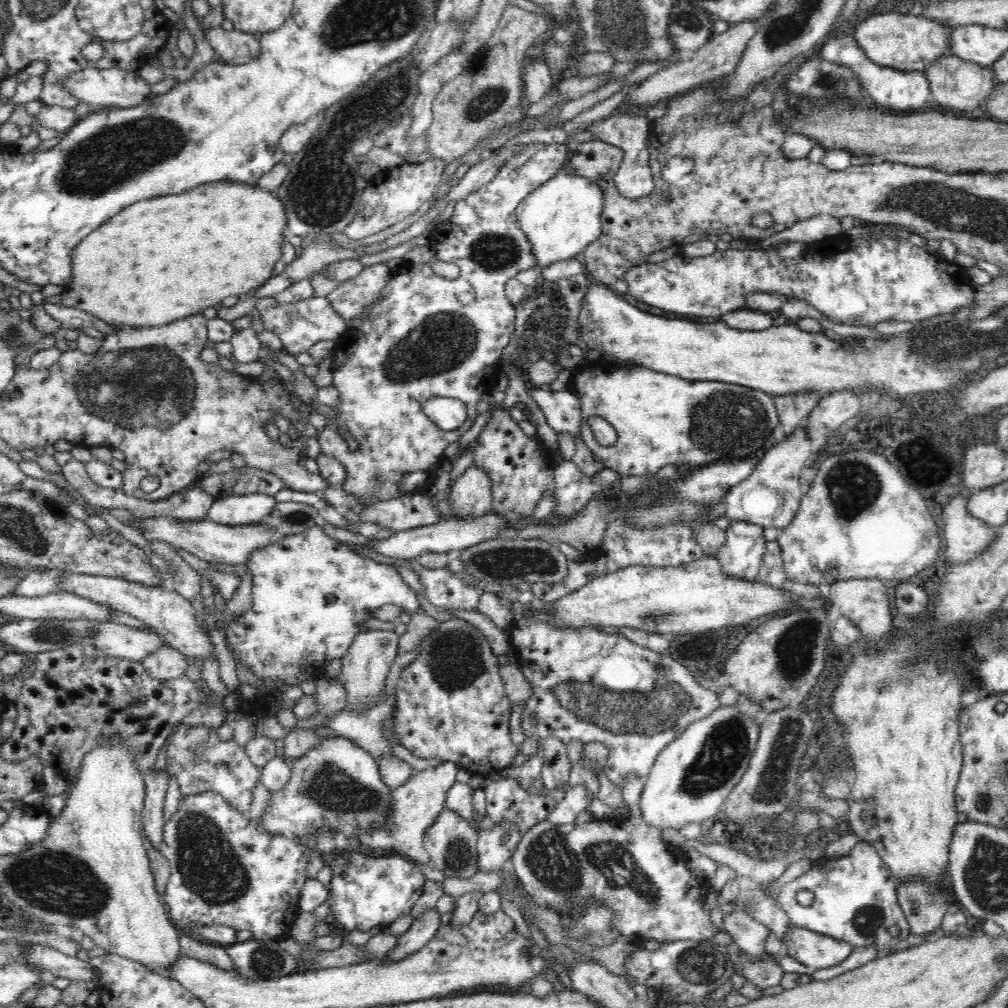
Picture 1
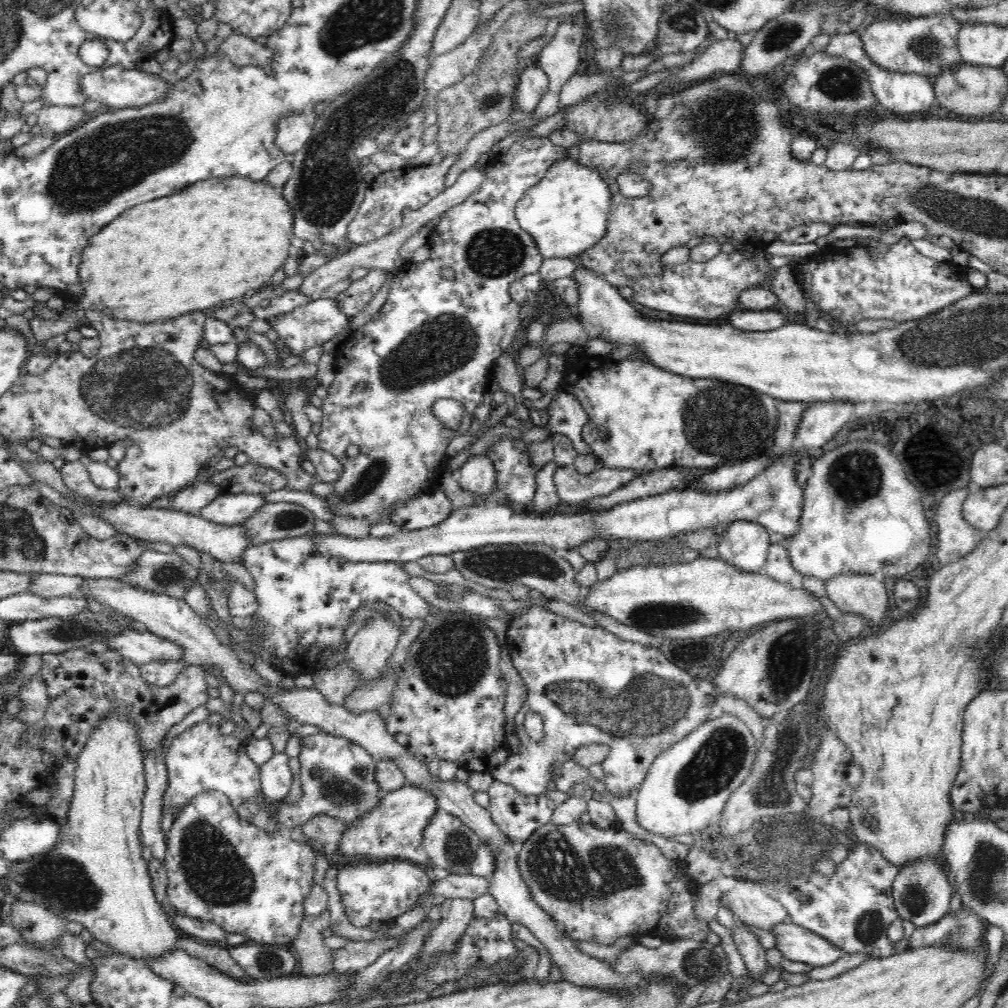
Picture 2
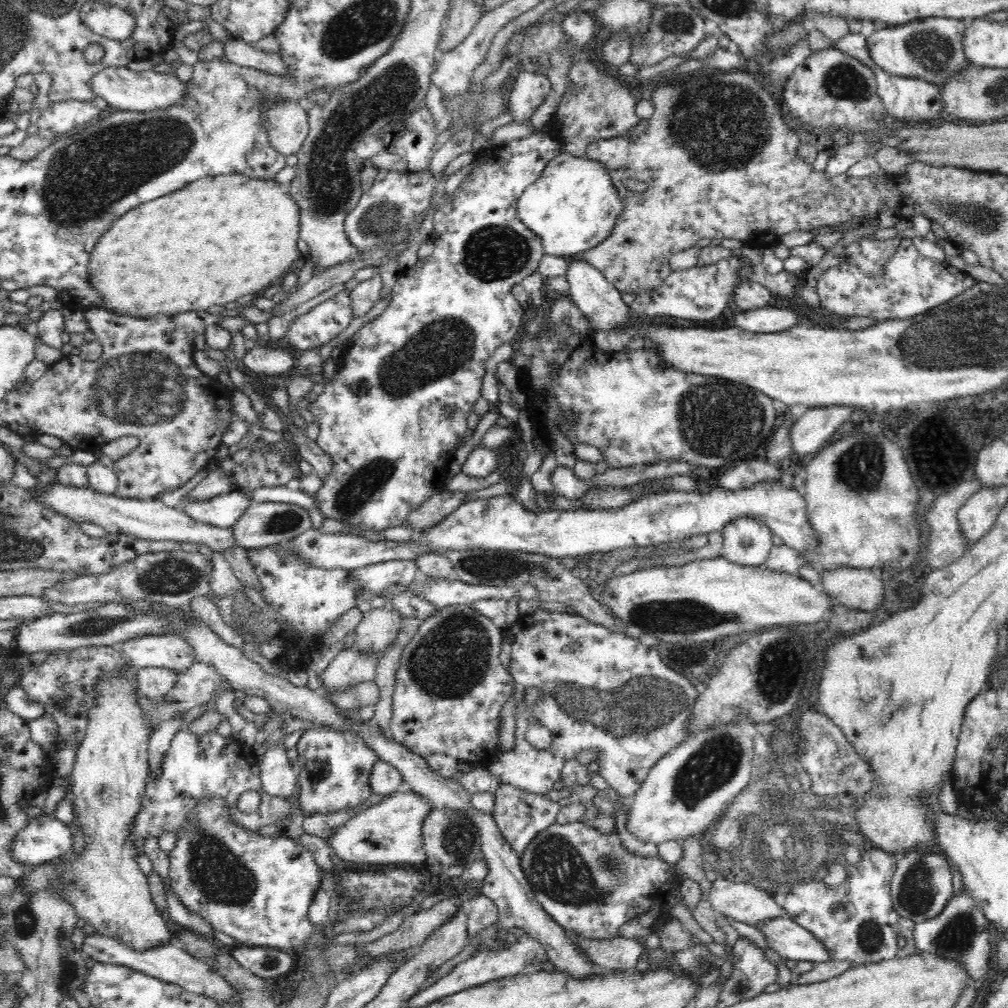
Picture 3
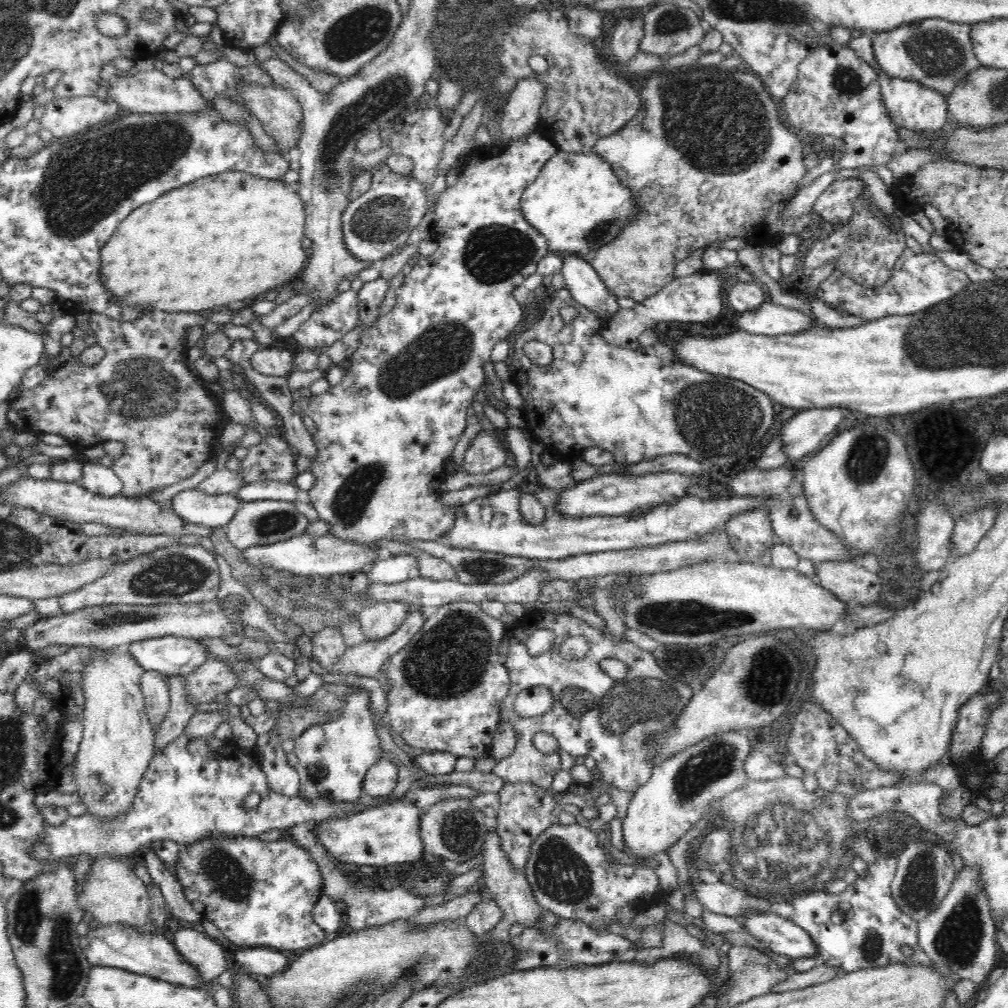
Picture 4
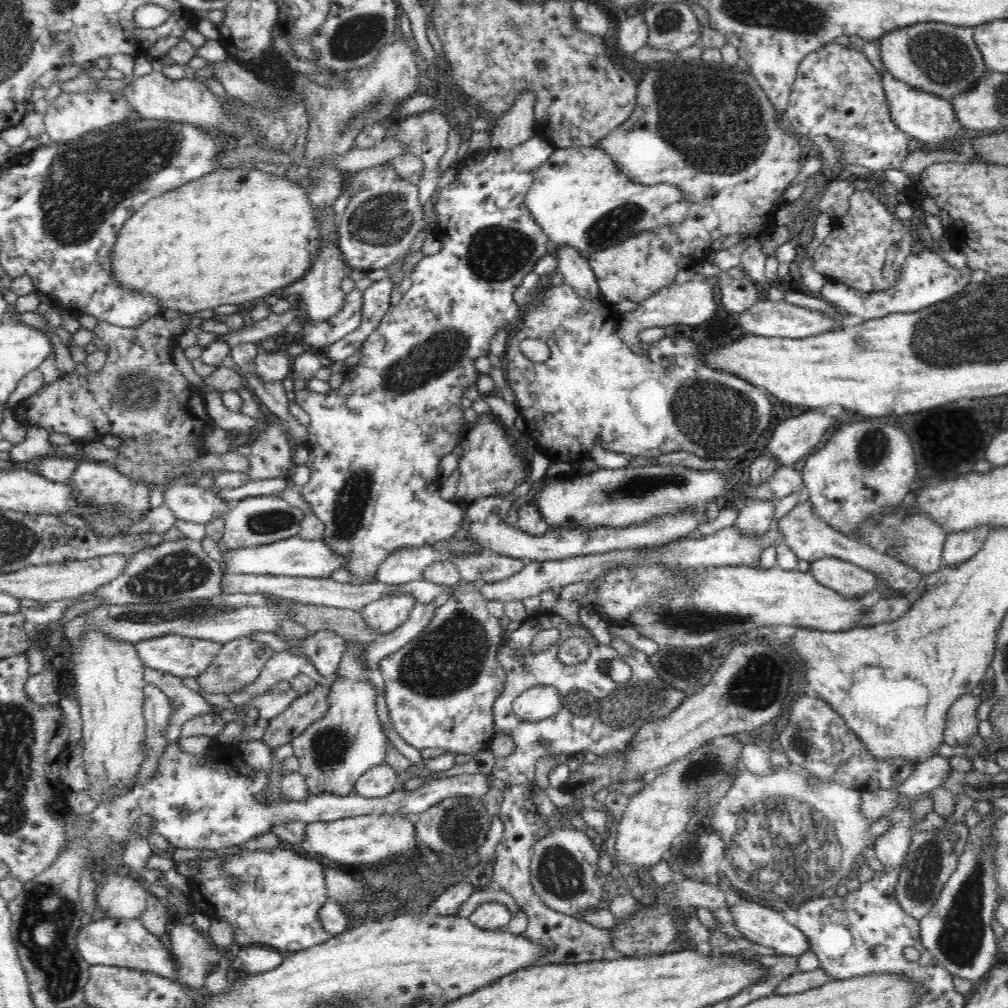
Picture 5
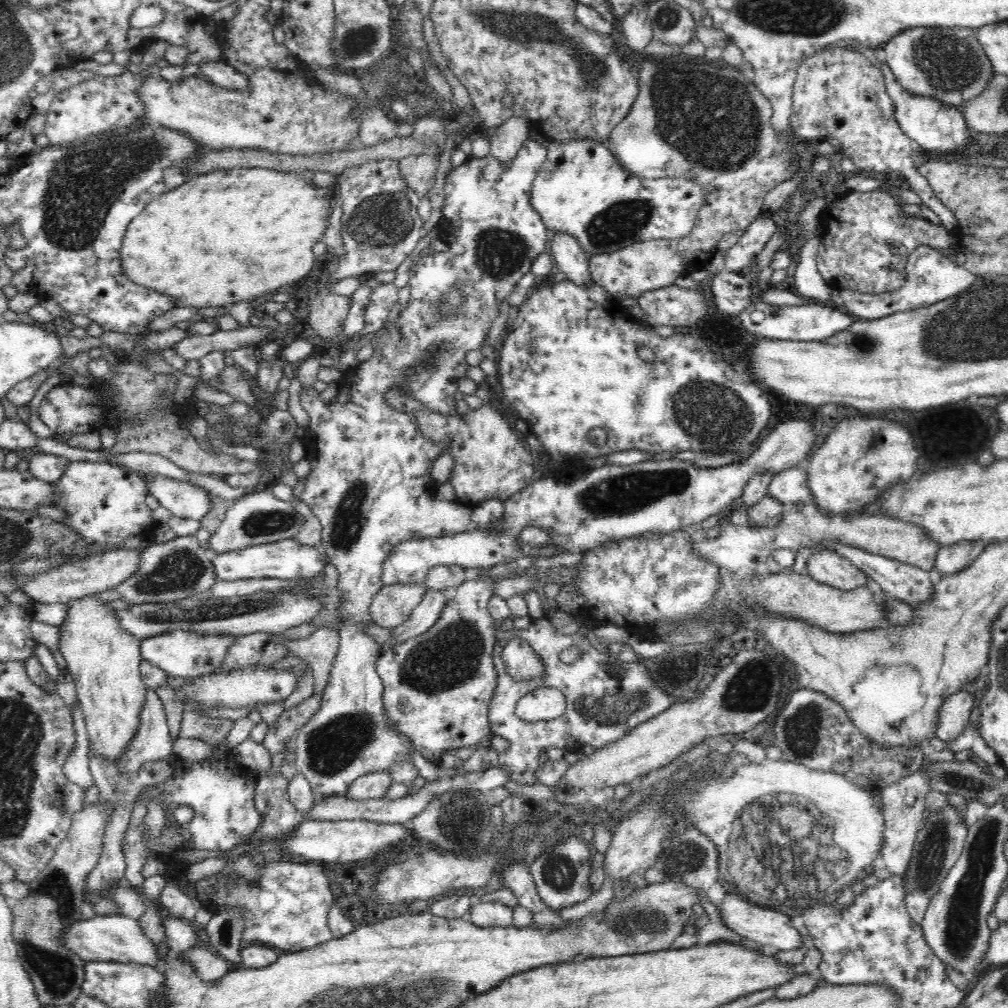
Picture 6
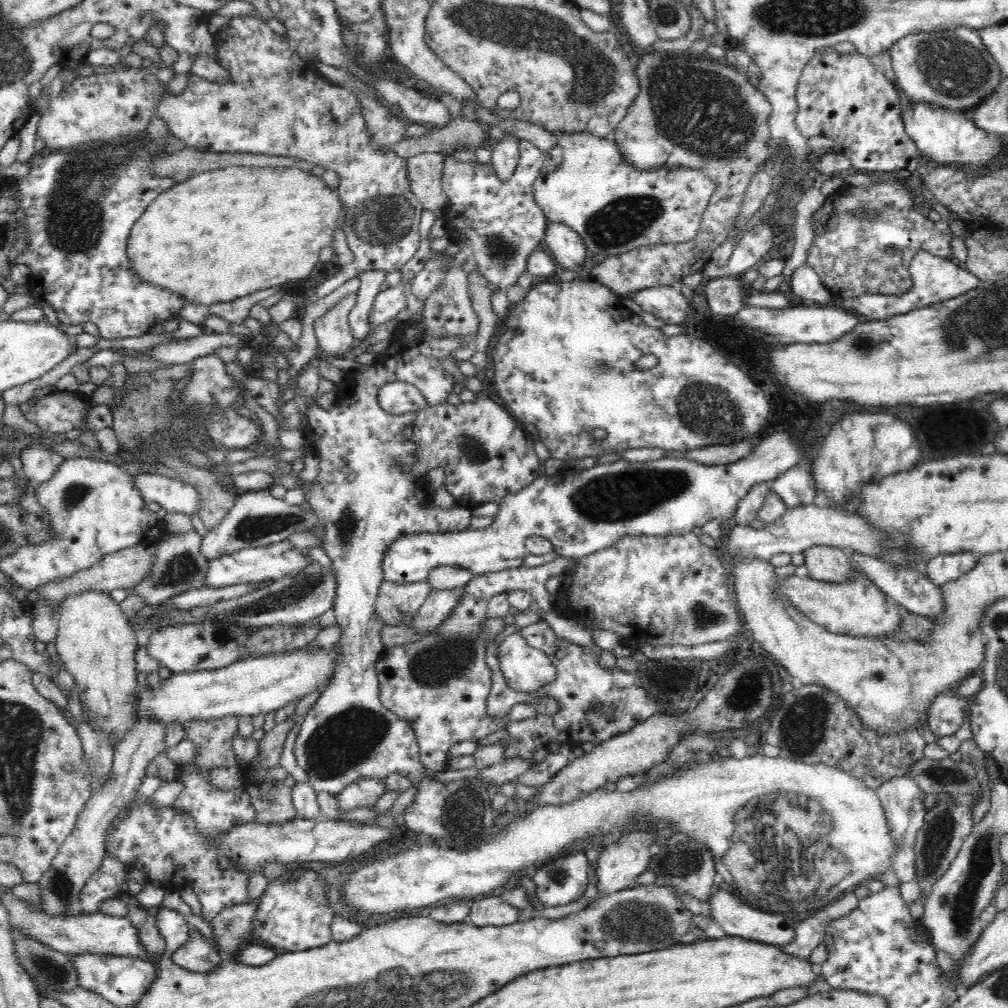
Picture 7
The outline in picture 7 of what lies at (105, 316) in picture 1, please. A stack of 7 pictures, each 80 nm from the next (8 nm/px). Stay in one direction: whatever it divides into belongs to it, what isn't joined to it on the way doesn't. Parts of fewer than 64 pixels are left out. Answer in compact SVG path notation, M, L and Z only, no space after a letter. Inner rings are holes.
M229 166L228 168L201 172L191 176L188 180L172 185L172 188L162 192L142 216L134 222L128 242L126 244L126 254L130 257L130 263L134 271L142 277L142 281L154 284L164 290L174 291L188 303L216 304L219 302L230 302L243 296L248 296L252 292L272 288L273 286L289 285L294 280L308 278L316 264L320 262L320 250L332 245L332 236L338 230L338 225L342 227L346 208L344 202L339 198L336 190L328 188L326 183L318 176L310 175L309 169L304 171L294 167L253 167L253 166Z

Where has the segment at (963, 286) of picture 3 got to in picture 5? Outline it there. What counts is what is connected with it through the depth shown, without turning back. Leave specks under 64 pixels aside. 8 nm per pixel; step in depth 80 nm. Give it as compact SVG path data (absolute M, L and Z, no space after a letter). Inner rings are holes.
M930 248L923 249L918 254L911 253L904 260L900 270L900 278L894 286L880 292L864 292L856 290L847 284L827 279L820 290L820 297L826 299L840 314L854 314L860 316L858 321L882 318L899 312L916 312L931 304L936 304L950 297L956 297L968 286L972 277L970 272L960 270L948 264L940 253Z

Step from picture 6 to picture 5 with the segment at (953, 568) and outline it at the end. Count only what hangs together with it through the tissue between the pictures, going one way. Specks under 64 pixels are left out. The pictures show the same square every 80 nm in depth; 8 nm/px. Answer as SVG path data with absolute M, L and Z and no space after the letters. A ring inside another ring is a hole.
M980 526L972 528L972 531L955 533L947 537L942 552L943 567L956 567L966 563L982 549L990 534L987 526Z

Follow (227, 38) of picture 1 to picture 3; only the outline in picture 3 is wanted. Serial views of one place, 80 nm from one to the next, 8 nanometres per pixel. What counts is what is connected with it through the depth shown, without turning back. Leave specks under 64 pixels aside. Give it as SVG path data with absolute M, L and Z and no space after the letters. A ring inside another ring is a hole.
M229 38L223 47L228 61L240 67L254 68L270 75L286 77L291 71L280 54L263 52L253 44L239 38Z

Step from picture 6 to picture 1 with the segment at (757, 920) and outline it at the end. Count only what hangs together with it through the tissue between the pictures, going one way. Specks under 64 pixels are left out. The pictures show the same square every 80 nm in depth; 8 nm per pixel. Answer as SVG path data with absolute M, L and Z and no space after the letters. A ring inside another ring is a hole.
M797 926L788 927L785 938L783 953L816 969L839 965L853 949L847 942Z

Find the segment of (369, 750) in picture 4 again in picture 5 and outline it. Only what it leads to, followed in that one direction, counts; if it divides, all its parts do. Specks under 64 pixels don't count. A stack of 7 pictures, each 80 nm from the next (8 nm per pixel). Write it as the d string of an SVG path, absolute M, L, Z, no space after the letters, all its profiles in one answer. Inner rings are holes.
M345 640L345 649L339 668L336 670L336 674L340 678L329 686L328 712L325 712L320 720L308 725L308 728L305 728L304 732L291 742L293 753L299 760L299 773L306 779L310 795L320 796L326 793L338 796L352 795L354 794L355 782L360 776L368 772L370 768L386 763L386 752L388 752L391 742L386 737L382 723L378 719L378 710L376 709L378 692L368 676L369 669L362 659L364 646L365 644L360 641L352 643L350 640Z

